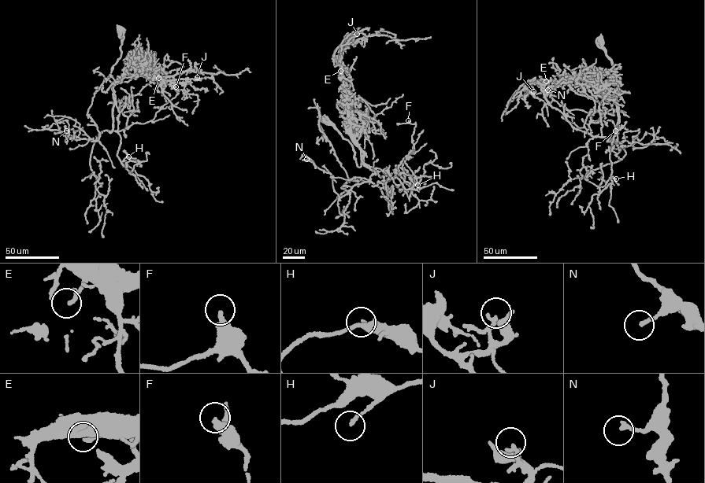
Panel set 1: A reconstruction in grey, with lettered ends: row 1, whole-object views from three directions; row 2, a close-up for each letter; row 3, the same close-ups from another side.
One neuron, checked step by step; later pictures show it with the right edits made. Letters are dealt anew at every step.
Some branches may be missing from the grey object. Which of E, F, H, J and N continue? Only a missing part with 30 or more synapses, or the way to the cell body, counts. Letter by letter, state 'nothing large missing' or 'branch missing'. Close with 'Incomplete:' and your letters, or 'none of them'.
E: branch missing
F: nothing large missing
H: nothing large missing
J: nothing large missing
N: nothing large missing
Incomplete: E

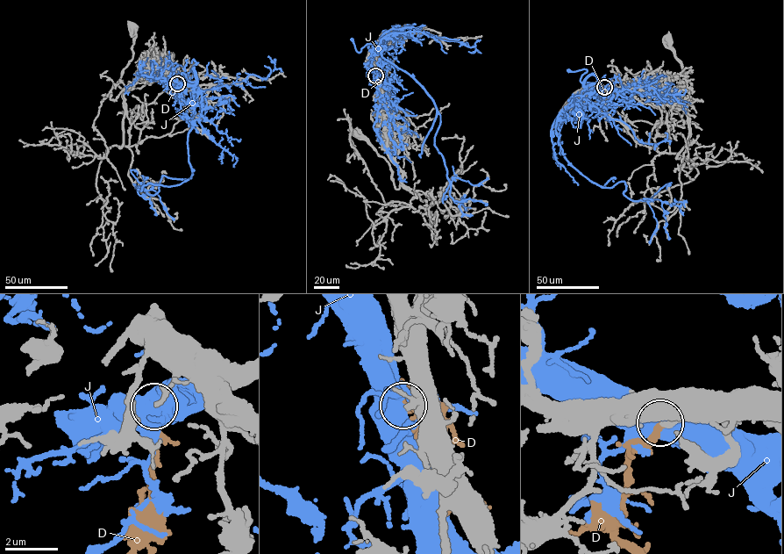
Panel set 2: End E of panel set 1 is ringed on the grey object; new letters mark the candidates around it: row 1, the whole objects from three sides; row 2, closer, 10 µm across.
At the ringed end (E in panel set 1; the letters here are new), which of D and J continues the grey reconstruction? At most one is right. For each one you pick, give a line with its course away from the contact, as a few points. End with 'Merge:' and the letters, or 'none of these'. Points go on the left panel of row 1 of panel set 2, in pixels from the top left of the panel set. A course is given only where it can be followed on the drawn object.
D: Its course: (177, 83), (174, 95)
Merge: D

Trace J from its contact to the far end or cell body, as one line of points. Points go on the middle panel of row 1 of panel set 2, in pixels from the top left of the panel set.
J: (374, 75), (371, 43), (372, 52), (381, 51), (433, 101), (440, 119), (434, 143), (450, 196), (487, 204)

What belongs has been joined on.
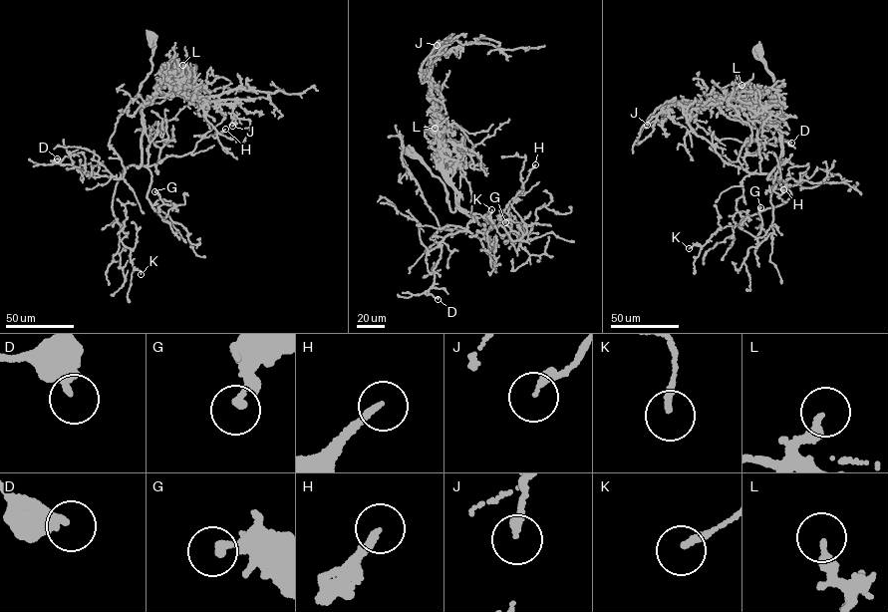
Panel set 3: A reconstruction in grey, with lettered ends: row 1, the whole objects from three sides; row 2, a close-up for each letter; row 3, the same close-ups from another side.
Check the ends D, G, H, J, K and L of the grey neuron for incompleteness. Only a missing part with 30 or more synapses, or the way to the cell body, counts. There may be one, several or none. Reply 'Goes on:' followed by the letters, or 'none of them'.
Goes on: none of them

